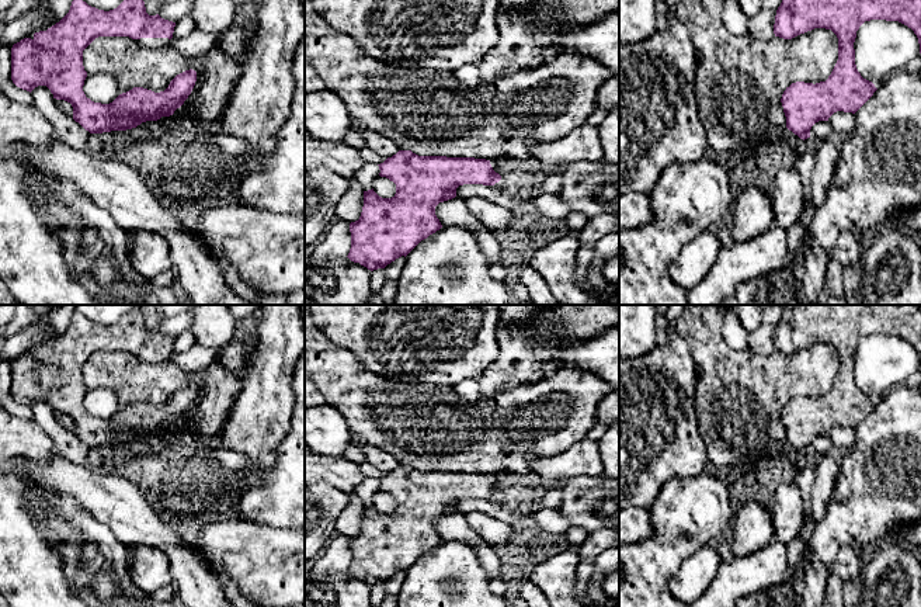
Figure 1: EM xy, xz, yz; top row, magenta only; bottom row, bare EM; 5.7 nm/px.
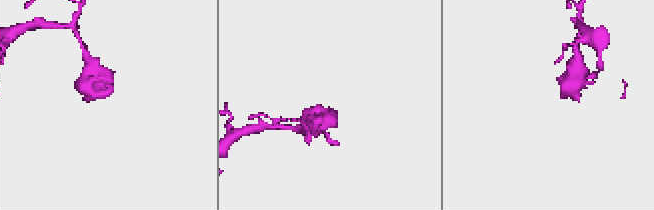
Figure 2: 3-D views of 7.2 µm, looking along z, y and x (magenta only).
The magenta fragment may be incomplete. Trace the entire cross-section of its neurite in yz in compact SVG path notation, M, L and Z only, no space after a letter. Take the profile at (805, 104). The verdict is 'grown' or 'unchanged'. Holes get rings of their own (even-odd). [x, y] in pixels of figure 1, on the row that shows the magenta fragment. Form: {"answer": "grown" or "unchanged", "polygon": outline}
{"answer": "unchanged", "polygon": "M782 0L778 7L774 24L775 37L792 39L814 28L826 28L838 38L838 60L828 79L816 84L792 83L782 94L786 128L800 139L810 138L811 126L819 121L828 121L837 111L855 114L877 90L872 81L861 76L855 65L856 31L870 20L899 21L907 25L917 35L921 53L921 0Z"}

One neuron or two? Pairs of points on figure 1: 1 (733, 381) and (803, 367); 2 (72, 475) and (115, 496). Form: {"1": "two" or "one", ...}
{"1": "one", "2": "one"}

